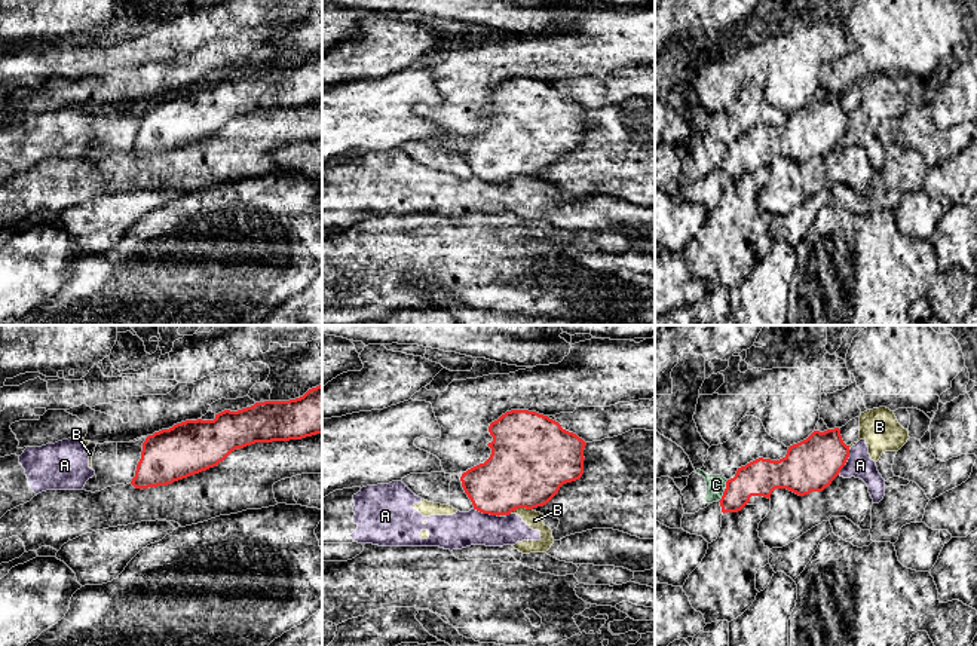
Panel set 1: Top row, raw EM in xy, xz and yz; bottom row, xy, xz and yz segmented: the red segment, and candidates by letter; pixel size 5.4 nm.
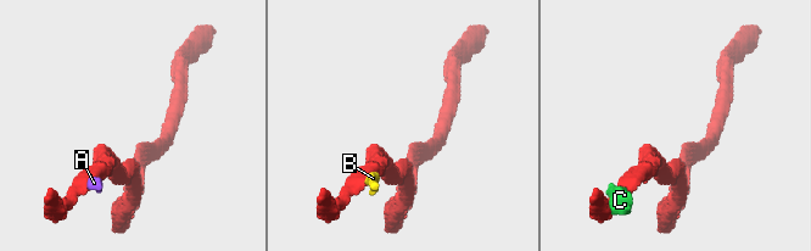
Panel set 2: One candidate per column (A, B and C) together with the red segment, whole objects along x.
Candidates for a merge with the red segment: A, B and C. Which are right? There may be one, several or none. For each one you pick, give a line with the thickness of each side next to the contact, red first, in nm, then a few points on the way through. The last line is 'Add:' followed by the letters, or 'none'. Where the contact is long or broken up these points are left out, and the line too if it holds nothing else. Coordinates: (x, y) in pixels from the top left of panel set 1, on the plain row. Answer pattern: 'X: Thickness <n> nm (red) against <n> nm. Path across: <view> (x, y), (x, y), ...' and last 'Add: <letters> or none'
Add: none

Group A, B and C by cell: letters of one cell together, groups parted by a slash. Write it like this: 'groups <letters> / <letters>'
groups A B / C

